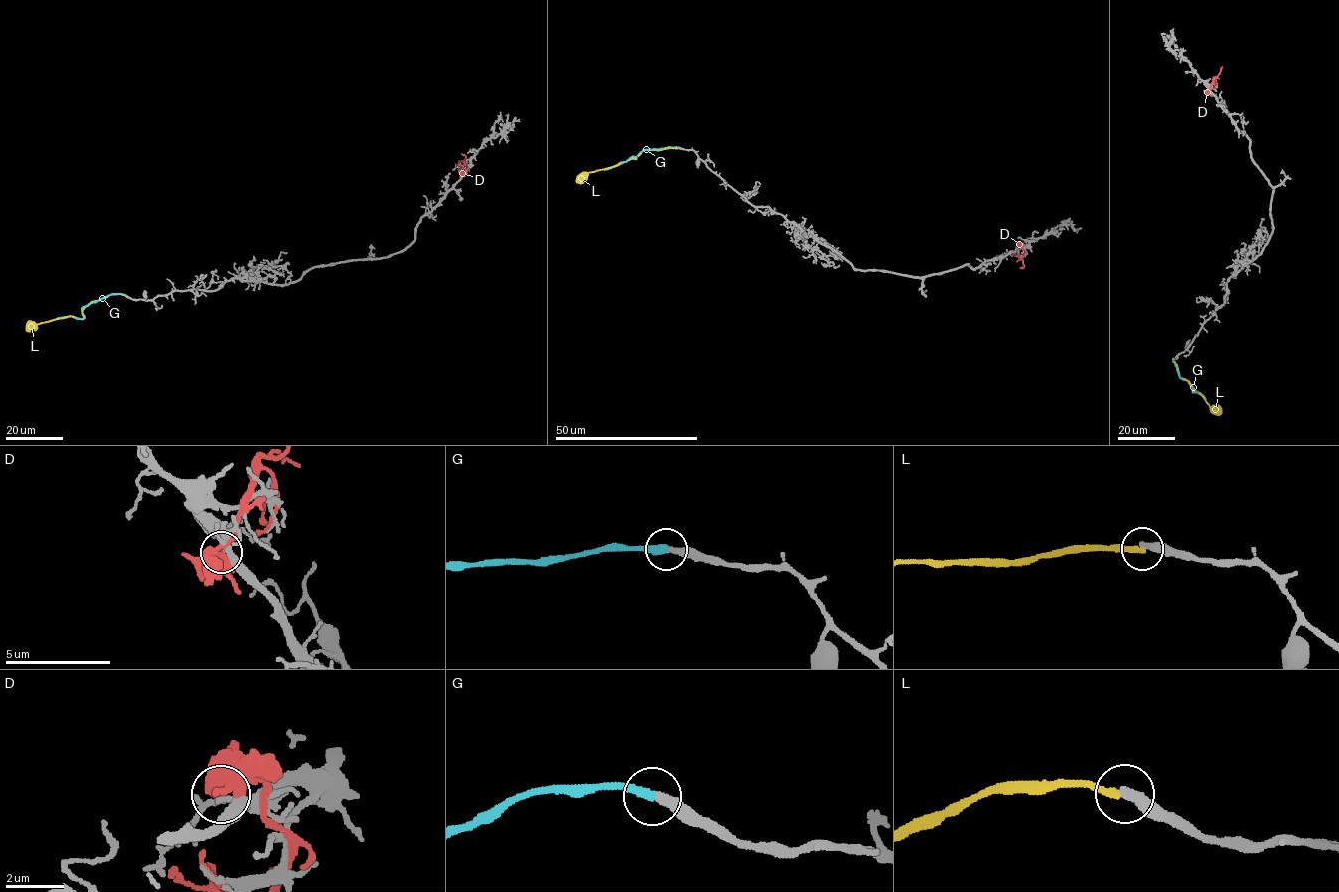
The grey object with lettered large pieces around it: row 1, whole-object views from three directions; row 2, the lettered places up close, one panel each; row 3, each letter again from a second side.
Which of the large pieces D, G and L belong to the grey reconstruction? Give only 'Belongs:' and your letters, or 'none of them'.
Belongs: G

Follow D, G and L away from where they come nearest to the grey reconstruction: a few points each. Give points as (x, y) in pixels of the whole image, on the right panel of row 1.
D: (1209, 90), (1221, 67)
G: (1173, 358), (1179, 377), (1192, 387), (1192, 392), (1199, 392), (1205, 399)
L: (1174, 358), (1178, 375), (1187, 380), (1209, 406), (1221, 411)

